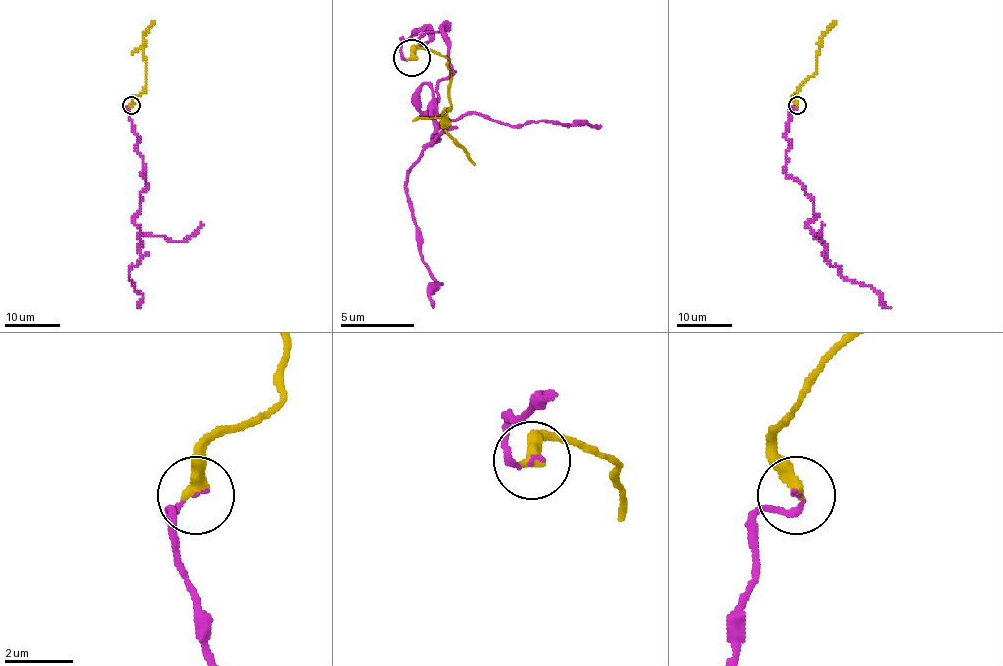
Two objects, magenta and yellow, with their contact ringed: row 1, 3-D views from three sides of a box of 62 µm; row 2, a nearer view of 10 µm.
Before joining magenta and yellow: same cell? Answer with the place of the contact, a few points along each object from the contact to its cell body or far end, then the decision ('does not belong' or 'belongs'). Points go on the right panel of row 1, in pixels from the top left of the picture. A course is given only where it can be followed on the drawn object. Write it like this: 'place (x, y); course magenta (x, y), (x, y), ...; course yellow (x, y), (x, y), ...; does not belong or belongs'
place (797, 105); course magenta (796, 106), (785, 136), (787, 170), (814, 203), (817, 216), (806, 225), (831, 265), (871, 286), (890, 308); course yellow (796, 106), (793, 95), (815, 71), (821, 35), (836, 20); belongs

